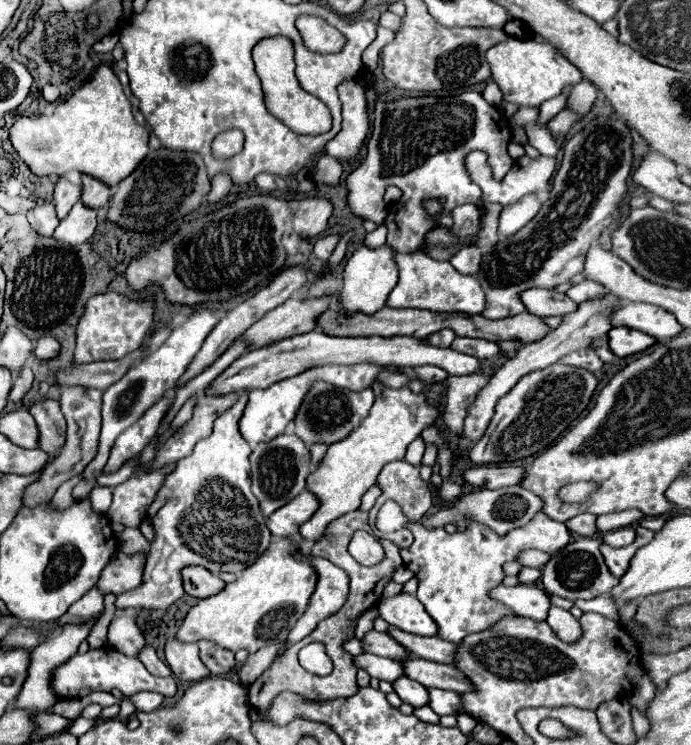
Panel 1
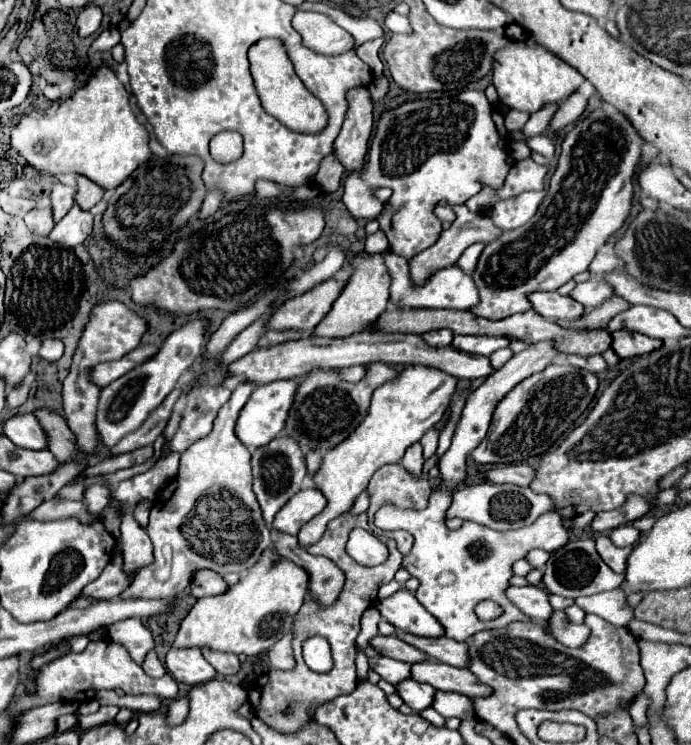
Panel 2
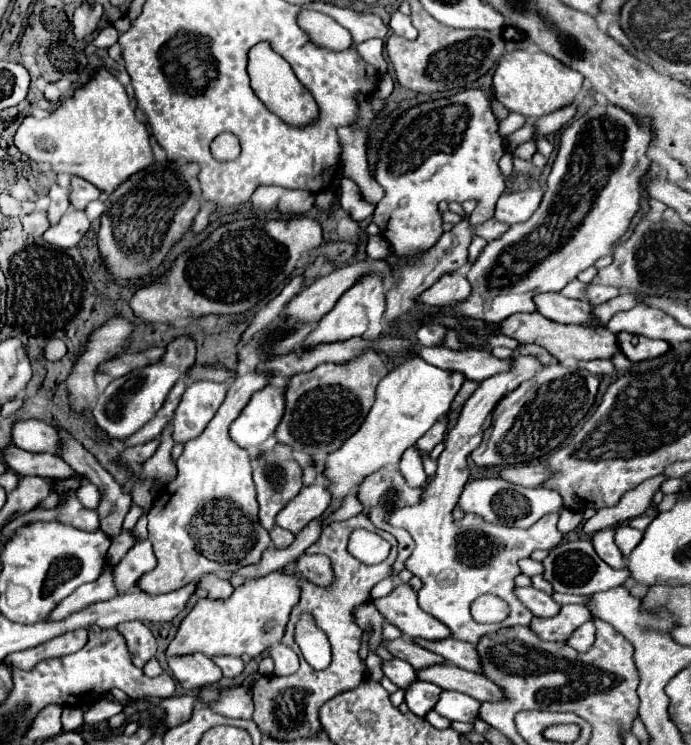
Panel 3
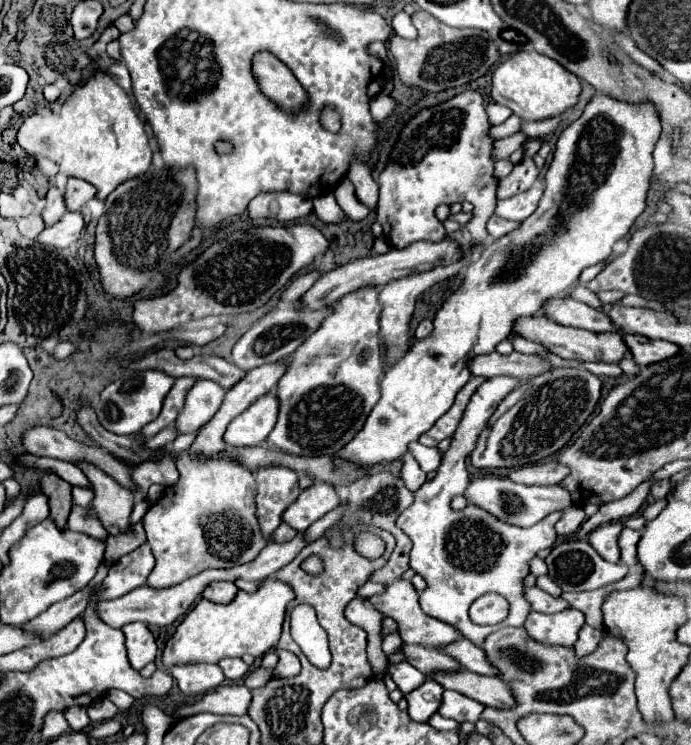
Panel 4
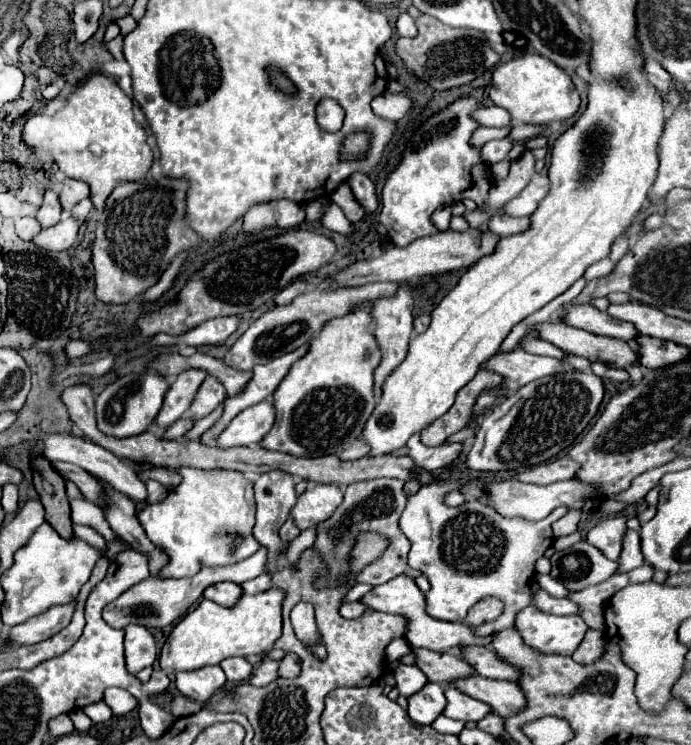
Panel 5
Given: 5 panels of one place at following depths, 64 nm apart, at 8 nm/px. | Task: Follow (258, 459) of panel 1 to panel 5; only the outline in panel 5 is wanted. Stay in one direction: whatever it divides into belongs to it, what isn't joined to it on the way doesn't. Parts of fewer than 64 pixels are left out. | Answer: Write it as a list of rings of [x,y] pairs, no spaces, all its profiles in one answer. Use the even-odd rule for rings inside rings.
[[[272,470],[260,474],[254,482],[256,492],[256,540],[270,550],[270,556],[278,556],[284,542],[278,536],[280,526],[288,520],[290,508],[296,504],[296,480],[288,472]]]

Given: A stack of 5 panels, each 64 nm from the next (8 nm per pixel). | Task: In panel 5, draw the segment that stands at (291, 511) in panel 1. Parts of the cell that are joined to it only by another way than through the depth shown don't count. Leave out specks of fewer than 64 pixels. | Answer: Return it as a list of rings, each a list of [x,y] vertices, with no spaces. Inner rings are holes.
[[[312,484],[304,494],[298,496],[298,504],[292,508],[290,518],[300,530],[328,520],[342,502],[340,492],[342,490],[332,484]]]

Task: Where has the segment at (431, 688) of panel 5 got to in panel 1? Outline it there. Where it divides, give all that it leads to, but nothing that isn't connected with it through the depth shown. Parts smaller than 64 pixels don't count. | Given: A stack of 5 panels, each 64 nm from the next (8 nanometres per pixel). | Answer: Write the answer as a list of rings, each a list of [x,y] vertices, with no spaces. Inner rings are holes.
[[[400,676],[392,686],[394,686],[396,694],[402,698],[402,702],[406,702],[414,708],[428,704],[428,690],[422,684],[410,680],[408,676]]]

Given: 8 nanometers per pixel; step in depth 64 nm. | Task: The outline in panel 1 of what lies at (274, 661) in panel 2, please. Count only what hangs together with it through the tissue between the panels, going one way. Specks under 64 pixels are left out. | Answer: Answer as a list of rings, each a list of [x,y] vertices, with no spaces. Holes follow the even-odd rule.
[[[308,556],[306,560],[316,568],[318,584],[310,598],[308,612],[304,612],[288,636],[290,646],[308,636],[320,620],[332,616],[332,612],[338,612],[344,600],[348,600],[348,574],[342,568],[316,556]]]

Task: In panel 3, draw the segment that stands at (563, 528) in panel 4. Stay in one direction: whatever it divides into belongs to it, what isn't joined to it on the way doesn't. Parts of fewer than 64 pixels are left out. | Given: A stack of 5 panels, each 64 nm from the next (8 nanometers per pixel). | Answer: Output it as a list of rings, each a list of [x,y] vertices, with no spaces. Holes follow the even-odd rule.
[[[562,510],[560,512],[560,522],[558,522],[558,530],[562,530],[562,534],[568,534],[572,530],[576,530],[582,522],[582,512],[570,512],[570,510]]]

